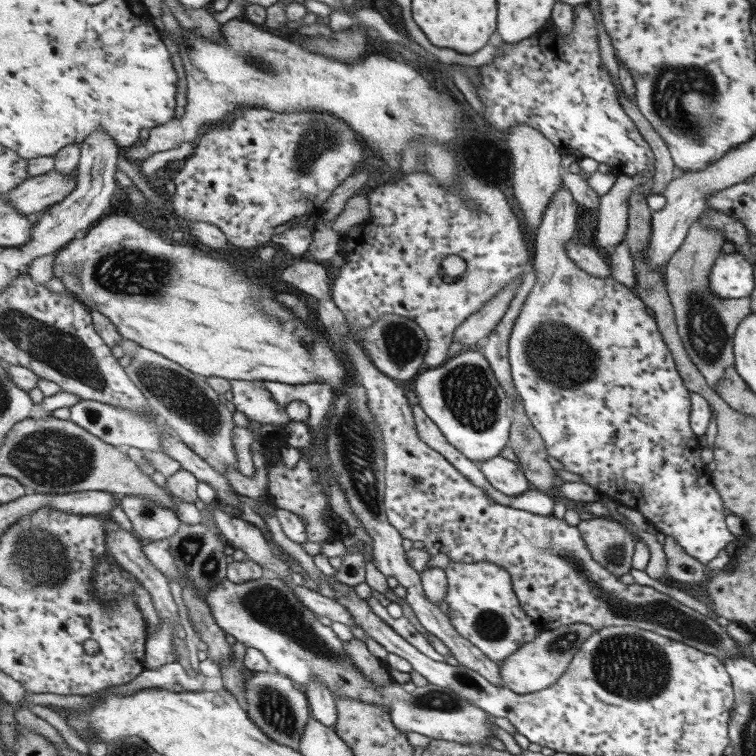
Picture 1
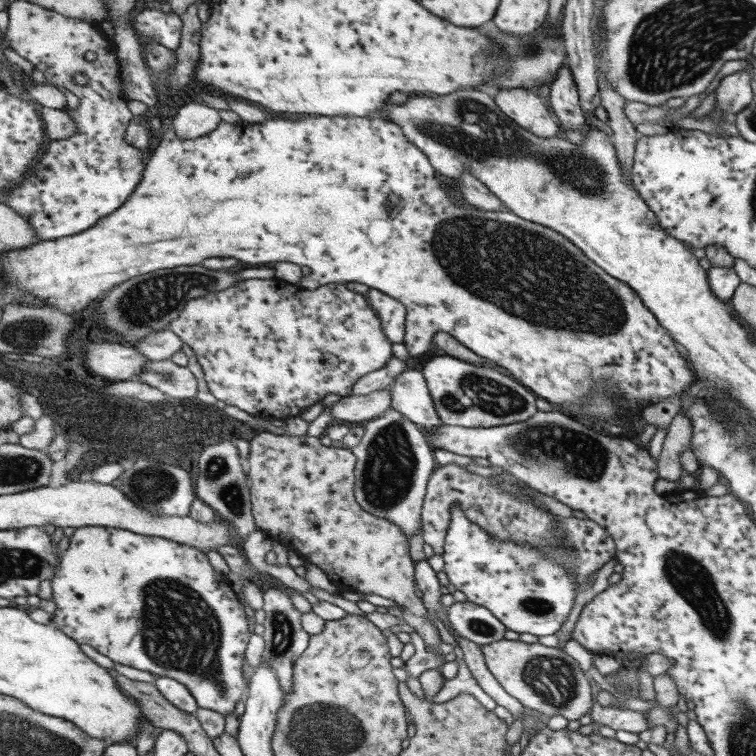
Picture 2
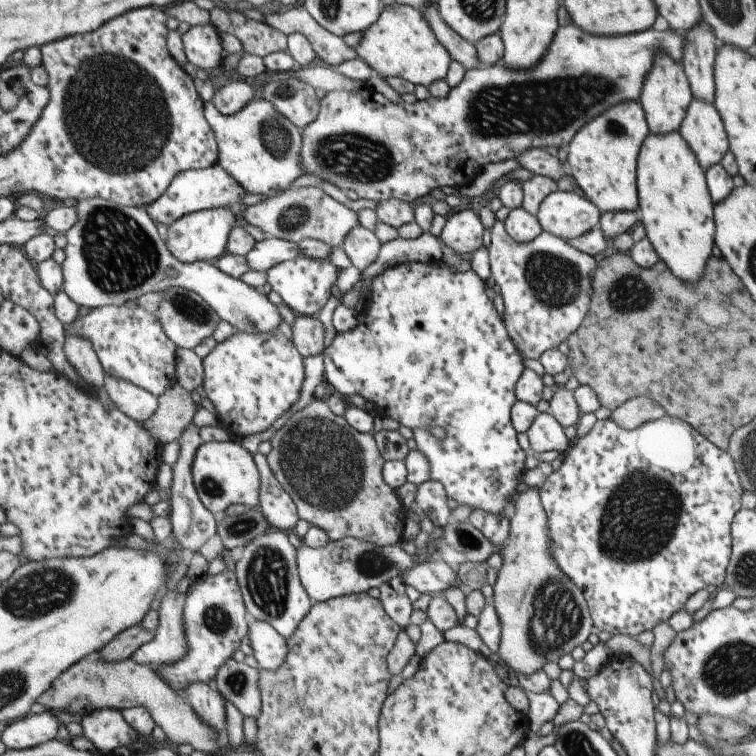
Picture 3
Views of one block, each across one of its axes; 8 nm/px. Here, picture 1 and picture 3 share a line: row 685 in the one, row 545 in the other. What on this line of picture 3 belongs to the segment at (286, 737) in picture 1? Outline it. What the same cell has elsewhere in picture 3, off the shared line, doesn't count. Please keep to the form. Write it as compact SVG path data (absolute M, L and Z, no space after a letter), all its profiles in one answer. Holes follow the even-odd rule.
M272 528L244 548L235 570L248 613L256 621L269 622L287 640L295 635L314 606L299 577L297 549L291 544L288 532Z

